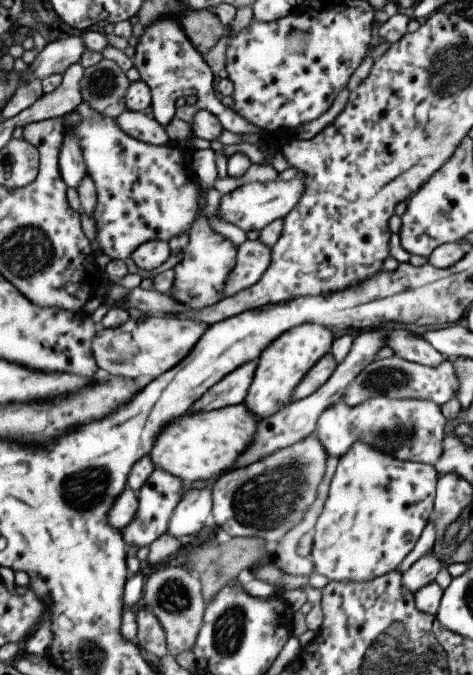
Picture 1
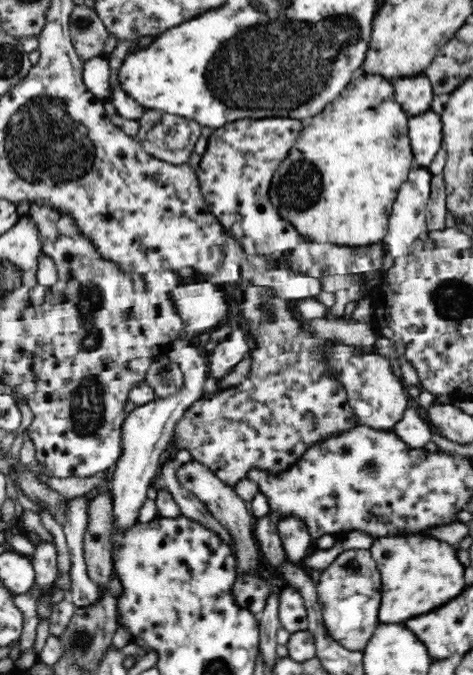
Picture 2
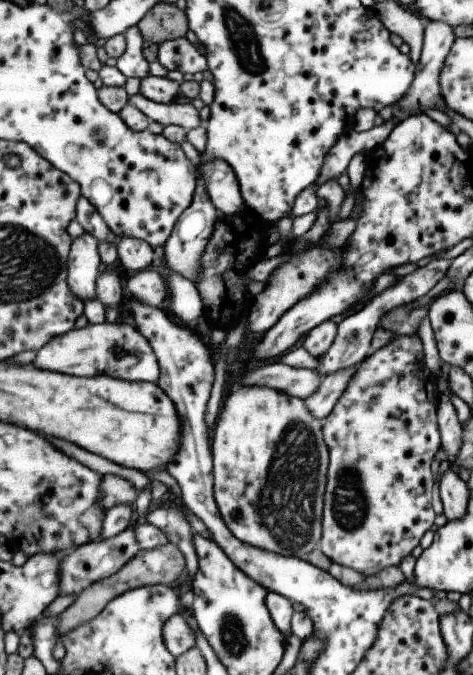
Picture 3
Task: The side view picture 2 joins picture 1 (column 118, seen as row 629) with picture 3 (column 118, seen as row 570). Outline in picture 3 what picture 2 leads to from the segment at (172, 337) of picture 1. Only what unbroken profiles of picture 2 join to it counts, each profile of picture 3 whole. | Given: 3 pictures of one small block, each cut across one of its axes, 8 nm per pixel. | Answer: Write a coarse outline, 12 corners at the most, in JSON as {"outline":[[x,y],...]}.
{"outline":[[108,317],[55,336],[31,366],[156,383],[133,325]]}

